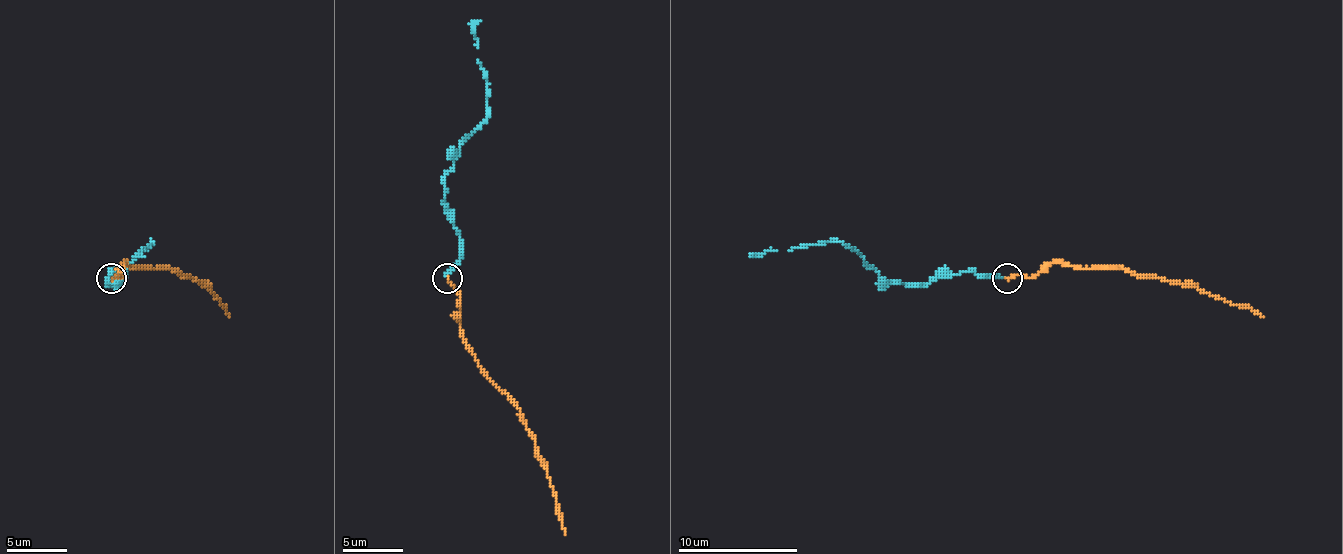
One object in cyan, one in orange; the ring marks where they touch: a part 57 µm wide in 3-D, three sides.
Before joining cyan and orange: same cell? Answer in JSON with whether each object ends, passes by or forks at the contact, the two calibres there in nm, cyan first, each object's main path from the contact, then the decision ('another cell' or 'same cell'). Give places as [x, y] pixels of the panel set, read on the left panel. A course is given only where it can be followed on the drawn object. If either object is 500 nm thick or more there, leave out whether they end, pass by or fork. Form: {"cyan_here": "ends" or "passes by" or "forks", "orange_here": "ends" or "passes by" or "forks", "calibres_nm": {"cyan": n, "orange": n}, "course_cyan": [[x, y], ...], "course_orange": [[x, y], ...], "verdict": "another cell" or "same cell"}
{"cyan_here": "ends", "orange_here": "ends", "calibres_nm": {"cyan": 160, "orange": 160}, "course_cyan": [[112, 278], [124, 274], [124, 271], [109, 284], [118, 281], [151, 241], [139, 253], [145, 256]], "course_orange": [[112, 278], [124, 278], [124, 262], [130, 268], [169, 268], [205, 284], [229, 317]], "verdict": "same cell"}

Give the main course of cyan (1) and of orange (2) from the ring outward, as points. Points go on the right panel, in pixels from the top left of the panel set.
1: (1005, 278), (960, 271), (930, 284), (885, 281), (840, 241), (804, 244), (789, 250), (750, 256)
2: (1008, 278), (1035, 278), (1053, 262), (1077, 268), (1122, 268), (1170, 284), (1194, 284), (1263, 317)

